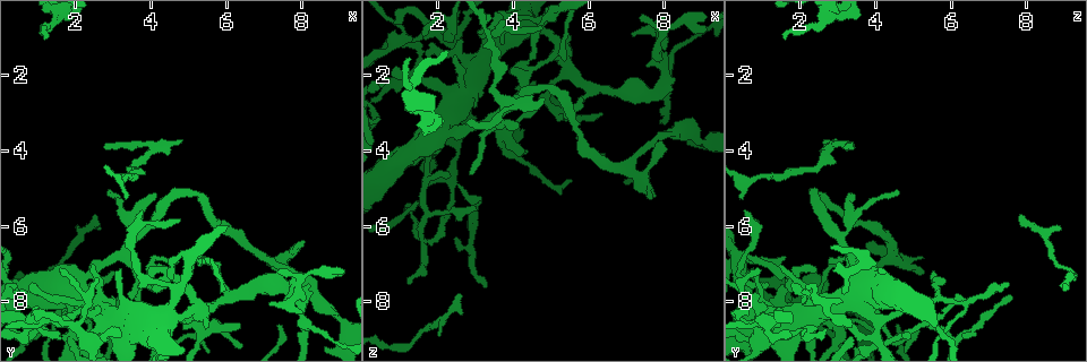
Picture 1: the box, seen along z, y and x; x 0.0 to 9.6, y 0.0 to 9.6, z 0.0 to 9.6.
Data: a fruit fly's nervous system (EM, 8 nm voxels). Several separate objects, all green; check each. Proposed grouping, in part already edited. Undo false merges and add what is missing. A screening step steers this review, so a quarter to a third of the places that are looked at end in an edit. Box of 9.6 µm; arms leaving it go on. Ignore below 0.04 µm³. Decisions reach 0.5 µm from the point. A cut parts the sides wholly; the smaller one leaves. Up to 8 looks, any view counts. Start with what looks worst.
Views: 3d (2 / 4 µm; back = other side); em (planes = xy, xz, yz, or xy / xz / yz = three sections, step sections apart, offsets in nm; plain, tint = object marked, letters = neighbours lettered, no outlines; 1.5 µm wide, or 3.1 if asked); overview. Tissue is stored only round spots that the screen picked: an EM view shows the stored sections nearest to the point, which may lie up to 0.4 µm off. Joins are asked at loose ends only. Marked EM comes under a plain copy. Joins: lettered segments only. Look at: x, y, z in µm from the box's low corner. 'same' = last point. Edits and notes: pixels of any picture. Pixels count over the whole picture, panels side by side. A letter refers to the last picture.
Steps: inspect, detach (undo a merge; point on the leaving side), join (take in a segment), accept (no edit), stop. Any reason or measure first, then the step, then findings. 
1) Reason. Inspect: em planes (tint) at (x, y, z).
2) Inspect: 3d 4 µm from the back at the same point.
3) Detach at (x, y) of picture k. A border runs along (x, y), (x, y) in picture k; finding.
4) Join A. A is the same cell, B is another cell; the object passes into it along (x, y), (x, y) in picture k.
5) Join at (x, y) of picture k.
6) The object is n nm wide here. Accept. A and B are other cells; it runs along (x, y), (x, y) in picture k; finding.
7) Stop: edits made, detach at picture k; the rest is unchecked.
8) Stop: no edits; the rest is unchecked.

Abrupt turn. Inspect: em xy step 8 (tint) at (1.90, 8.95, 3.75).

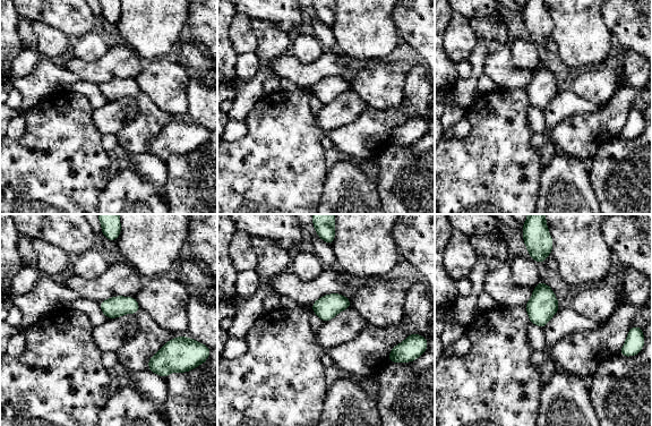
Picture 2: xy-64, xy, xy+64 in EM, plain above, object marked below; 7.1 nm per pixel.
Inspect: em planes (tint) at the same point.

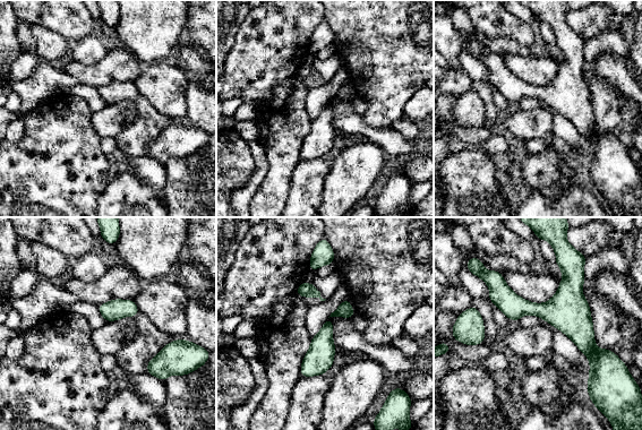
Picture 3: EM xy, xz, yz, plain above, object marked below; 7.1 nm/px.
Inspect: em planes (letters) at the same point.

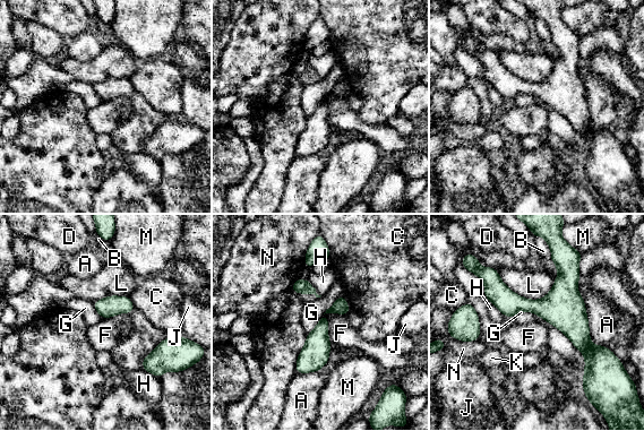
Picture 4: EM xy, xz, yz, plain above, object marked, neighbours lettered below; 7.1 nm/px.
The object is 100 nm wide here. Accept. A, B, C, D, F, G, H, J, K, L, M and N are other cells; a border runs along (497, 270), (529, 299), (555, 281) in picture 4; continuous, no second neuron.

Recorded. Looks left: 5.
Thin end. Inspect: em planes (letters) at (1.15, 1.00, 1.60).

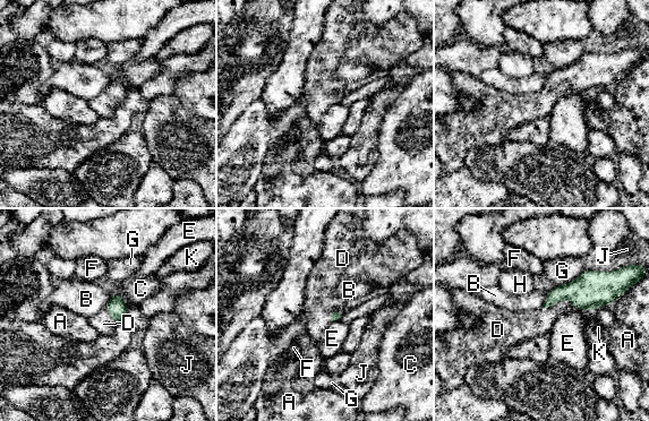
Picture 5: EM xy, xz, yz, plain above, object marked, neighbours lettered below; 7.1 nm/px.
Join D. D is the same cell, A, B, C, E, F, G, H, J and K are other cells; the object passes into it along (590, 290), (557, 301), (530, 324) in picture 5; the neuron continues.

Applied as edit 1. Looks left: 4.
See it whole again. Inspect: overview.

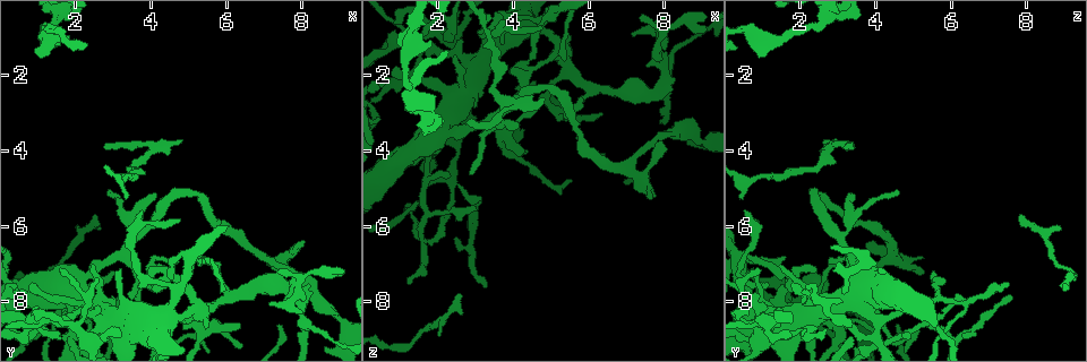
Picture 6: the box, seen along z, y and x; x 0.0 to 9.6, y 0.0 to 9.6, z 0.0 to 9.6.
Branch stops here. Inspect: em xy step 8 (letters) at (4.75, 3.75, 2.60).

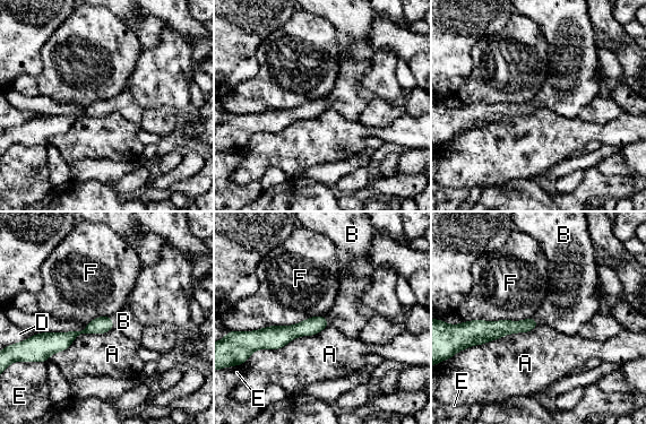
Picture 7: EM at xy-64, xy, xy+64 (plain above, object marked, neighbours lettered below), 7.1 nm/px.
The object is 100 nm wide here. Join B. B is the same cell, A, D, E and F are other cells; the object passes into it along (101, 325), (112, 321), (123, 321) in picture 7; the neuron continues.

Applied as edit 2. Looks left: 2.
Stop: edits made, join at picture 5, join at picture 7; the rest is unchecked.

